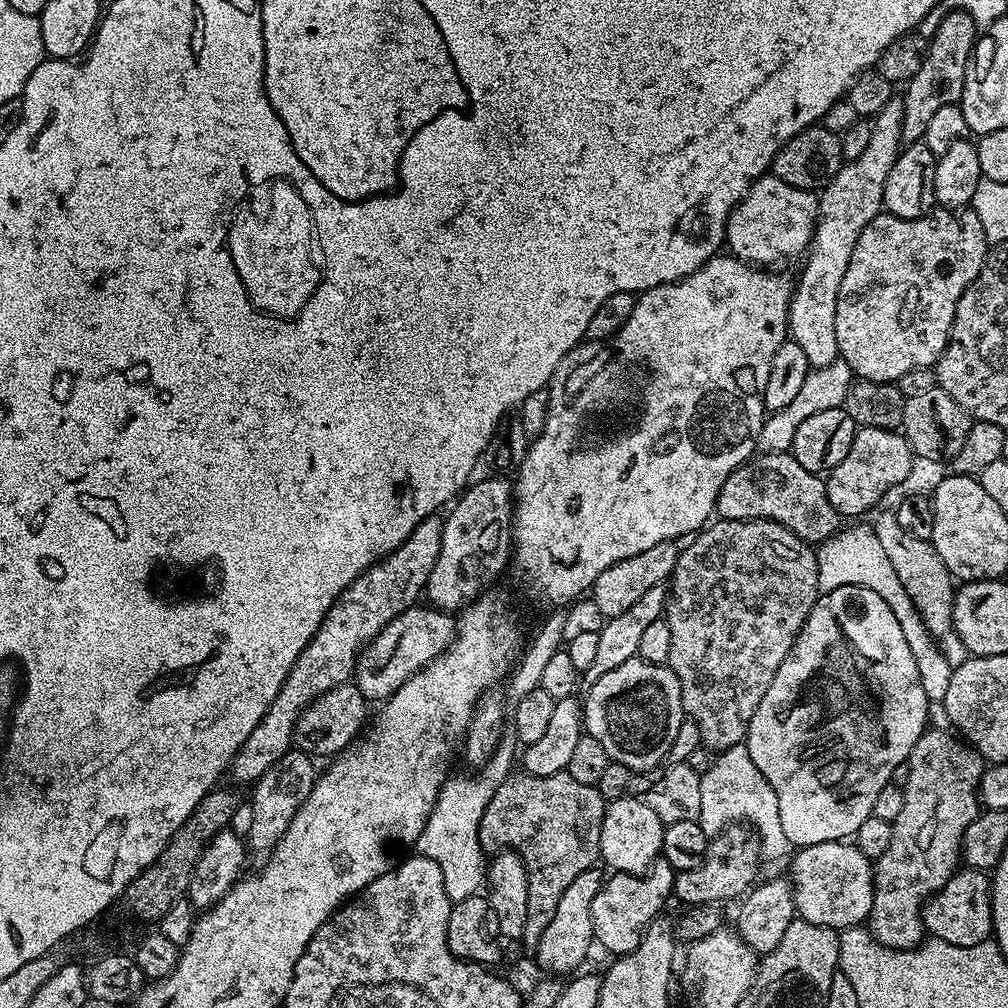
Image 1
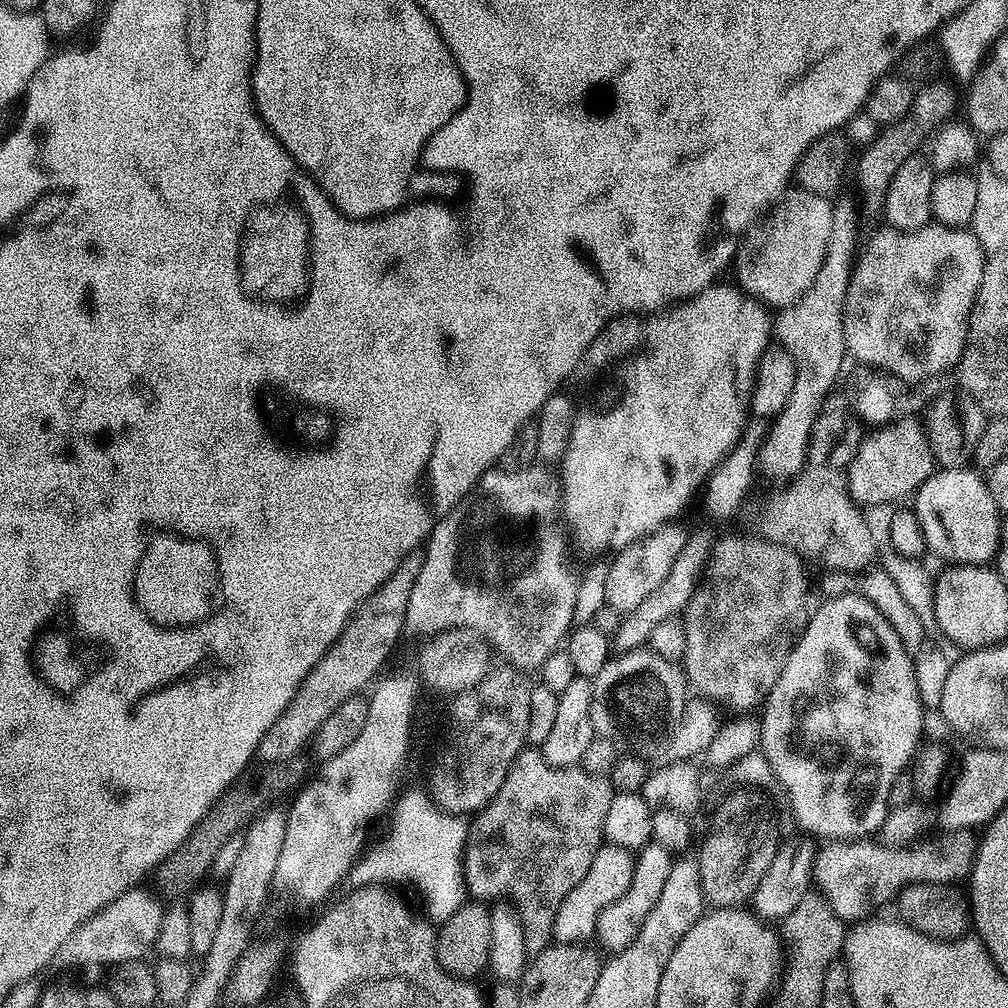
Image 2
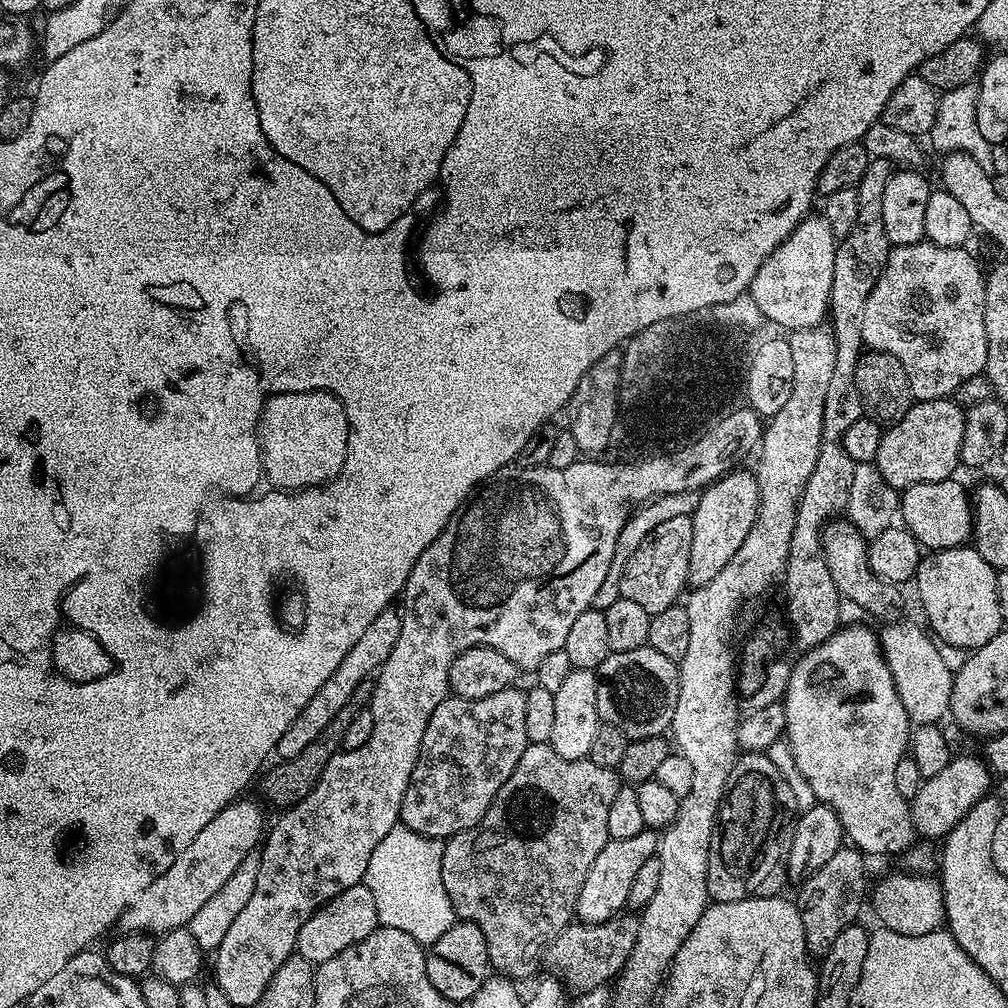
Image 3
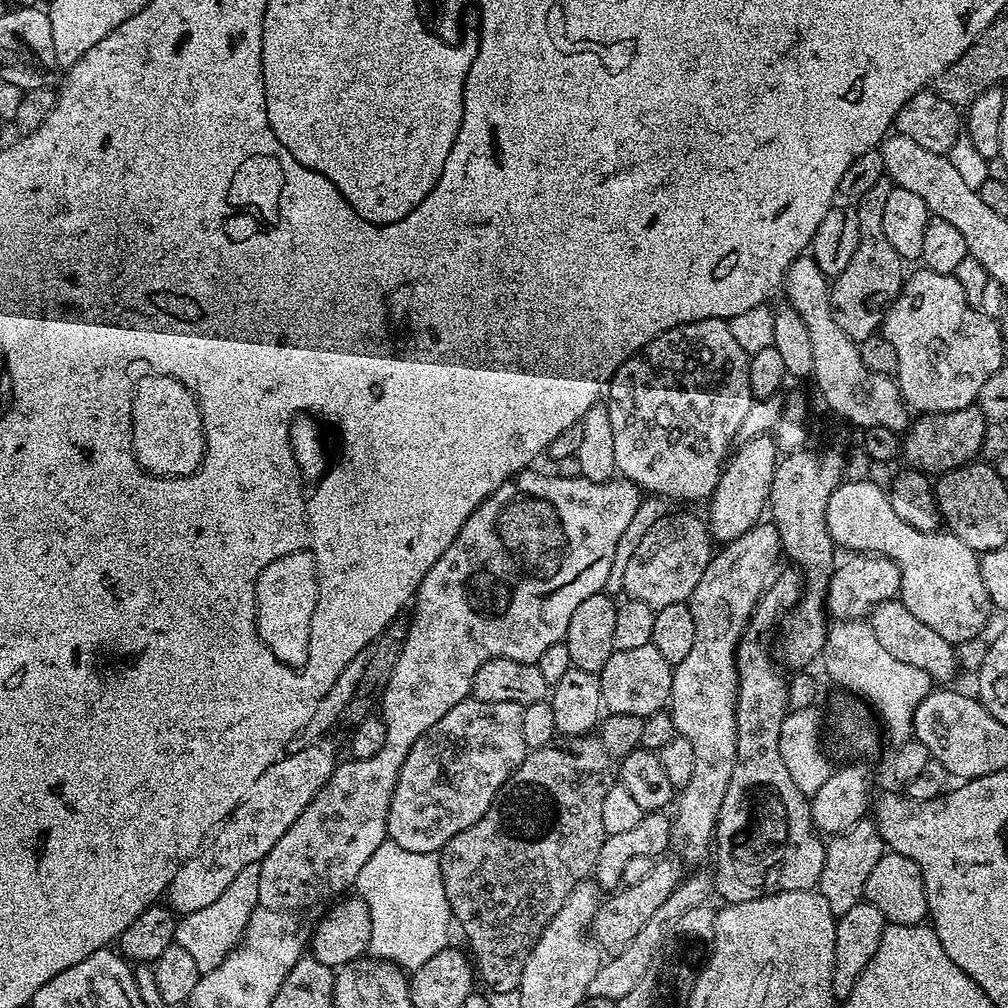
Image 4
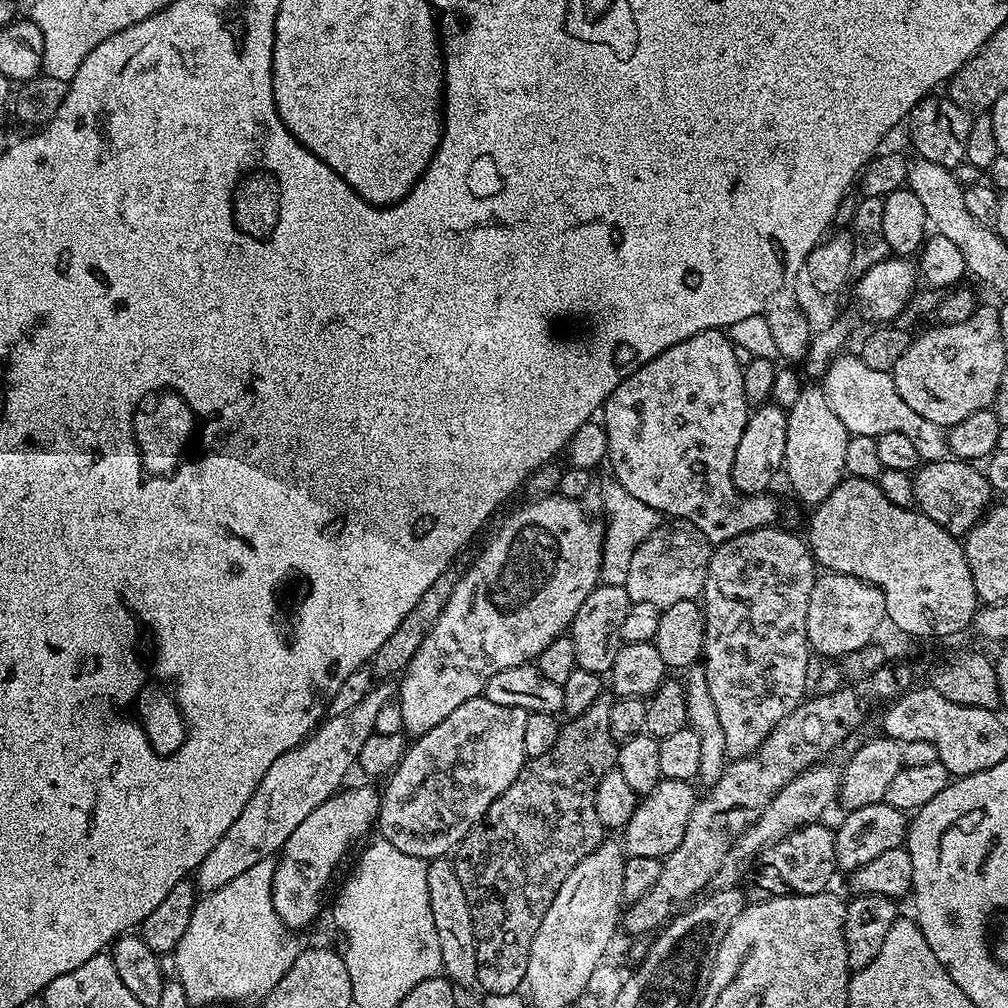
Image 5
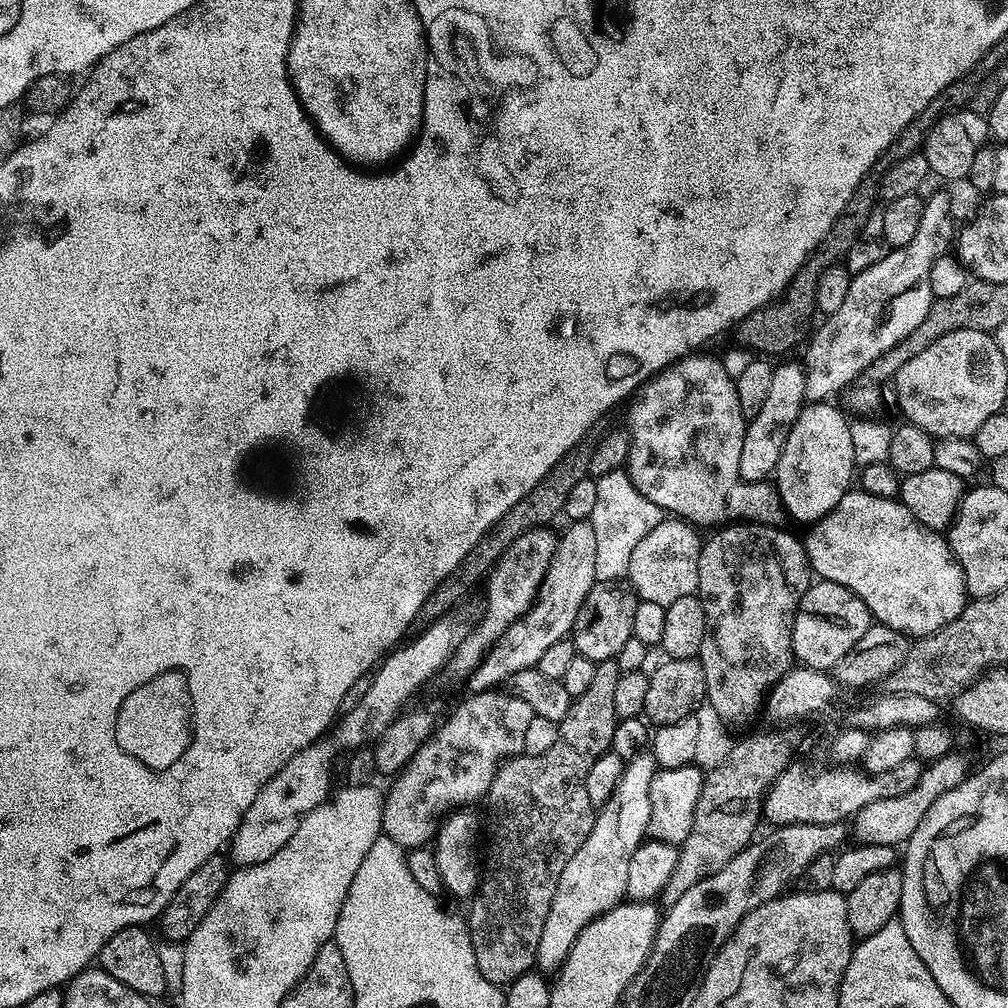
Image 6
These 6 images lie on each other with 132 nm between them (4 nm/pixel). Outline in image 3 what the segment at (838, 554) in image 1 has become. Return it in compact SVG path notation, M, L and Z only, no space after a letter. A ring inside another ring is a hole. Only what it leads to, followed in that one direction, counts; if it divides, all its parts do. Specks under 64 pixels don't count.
M888 622L884 629L879 629L878 635L880 638L880 648L884 651L884 660L888 663L888 669L890 670L890 674L894 678L894 686L898 690L898 698L902 698L902 706L906 706L906 714L908 715L909 721L913 725L918 724L935 724L939 725L941 723L940 719L943 716L947 717L950 713L950 694L952 693L952 677L953 672L950 670L950 666L946 666L946 661L941 658L938 654L938 646L936 645L936 640L933 639L931 635L923 627L919 628L916 624L892 624L896 622Z

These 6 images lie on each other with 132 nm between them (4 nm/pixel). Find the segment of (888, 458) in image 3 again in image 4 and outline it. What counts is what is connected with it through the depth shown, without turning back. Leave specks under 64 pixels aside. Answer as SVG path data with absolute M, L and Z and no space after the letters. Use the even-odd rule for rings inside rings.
M975 406L917 415L902 436L902 460L908 463L905 465L909 469L919 470L925 474L939 474L963 464L971 464L981 455L982 438L989 423L982 410Z

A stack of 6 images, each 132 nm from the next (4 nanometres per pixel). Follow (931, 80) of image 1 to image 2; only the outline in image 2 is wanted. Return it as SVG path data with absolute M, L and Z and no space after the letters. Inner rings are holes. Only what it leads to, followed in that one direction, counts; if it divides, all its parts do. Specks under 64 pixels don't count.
M928 82L923 85L924 88L915 93L912 102L912 111L904 116L898 122L881 127L877 131L872 144L863 149L860 161L855 161L854 172L856 168L856 184L860 187L859 207L868 216L879 217L884 211L886 202L886 190L890 182L894 179L894 173L898 171L898 166L906 162L912 156L921 151L920 143L939 125L945 121L946 117L954 106L954 96L948 90L947 86L941 82Z

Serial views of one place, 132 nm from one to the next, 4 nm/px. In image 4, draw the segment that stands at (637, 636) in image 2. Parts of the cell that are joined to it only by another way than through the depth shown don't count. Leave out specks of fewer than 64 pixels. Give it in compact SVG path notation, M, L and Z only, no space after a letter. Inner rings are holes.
M771 435L755 436L743 441L741 448L727 457L726 463L717 480L717 486L707 501L708 516L706 523L713 541L727 542L736 540L746 530L761 523L768 507L770 482L774 482L774 474L778 463L776 441Z

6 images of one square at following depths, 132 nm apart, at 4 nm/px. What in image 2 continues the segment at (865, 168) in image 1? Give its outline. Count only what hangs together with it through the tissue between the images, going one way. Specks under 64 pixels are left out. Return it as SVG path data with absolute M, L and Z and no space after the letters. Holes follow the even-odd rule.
M844 200L833 207L832 229L830 230L830 242L826 246L826 258L818 269L818 274L814 274L814 282L810 282L808 289L792 304L779 309L774 320L774 336L775 339L780 339L777 340L779 347L784 348L794 358L794 390L790 390L790 402L786 402L783 410L771 421L764 443L760 445L759 471L763 475L765 472L772 480L788 482L805 471L808 464L808 443L812 437L816 419L820 417L821 412L825 411L827 404L824 403L827 402L828 395L831 394L832 387L835 386L836 379L839 378L840 371L844 368L844 360L846 361L844 303L854 269L854 259L858 252L856 248L856 212L858 216L858 208L853 201L852 204L850 201Z

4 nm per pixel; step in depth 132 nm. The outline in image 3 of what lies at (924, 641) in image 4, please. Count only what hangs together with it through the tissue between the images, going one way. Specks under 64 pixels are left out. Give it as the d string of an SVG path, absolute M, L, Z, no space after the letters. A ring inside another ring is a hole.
M833 518L824 525L822 533L826 566L830 566L830 578L838 586L841 597L852 604L857 604L864 612L872 616L892 618L900 604L901 589L889 584L874 575L868 565L868 540L861 529L856 528L847 518Z

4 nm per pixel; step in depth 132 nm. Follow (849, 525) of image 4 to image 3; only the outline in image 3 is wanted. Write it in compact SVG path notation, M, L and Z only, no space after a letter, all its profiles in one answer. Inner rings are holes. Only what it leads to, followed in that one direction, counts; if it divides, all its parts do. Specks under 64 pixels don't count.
M961 546L958 548L942 548L933 551L931 554L925 555L920 561L918 570L914 577L914 585L920 591L920 604L924 607L924 616L928 619L927 627L930 629L931 635L936 640L945 640L950 642L950 646L958 646L965 650L975 650L986 646L986 642L990 642L990 638L994 638L1005 627L1006 621L1002 618L1002 610L998 606L998 586L996 585L997 569L990 566L990 562L986 562L986 558L982 558L982 554L978 554L975 547Z

